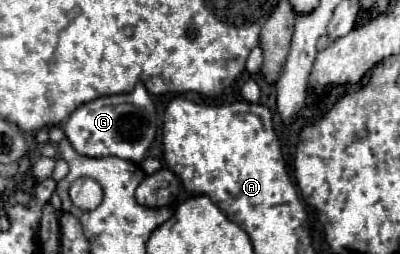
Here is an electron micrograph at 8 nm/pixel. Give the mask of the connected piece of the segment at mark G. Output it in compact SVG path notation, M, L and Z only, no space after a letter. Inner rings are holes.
M138 83L136 89L130 93L130 97L112 95L112 97L100 97L100 99L80 105L64 123L64 133L80 155L88 155L88 157L116 155L120 159L140 163L146 155L146 149L150 147L150 143L154 139L154 131L150 127L146 113L150 115L150 119L154 119L156 107L154 107L152 97L146 91L146 87L142 83Z

